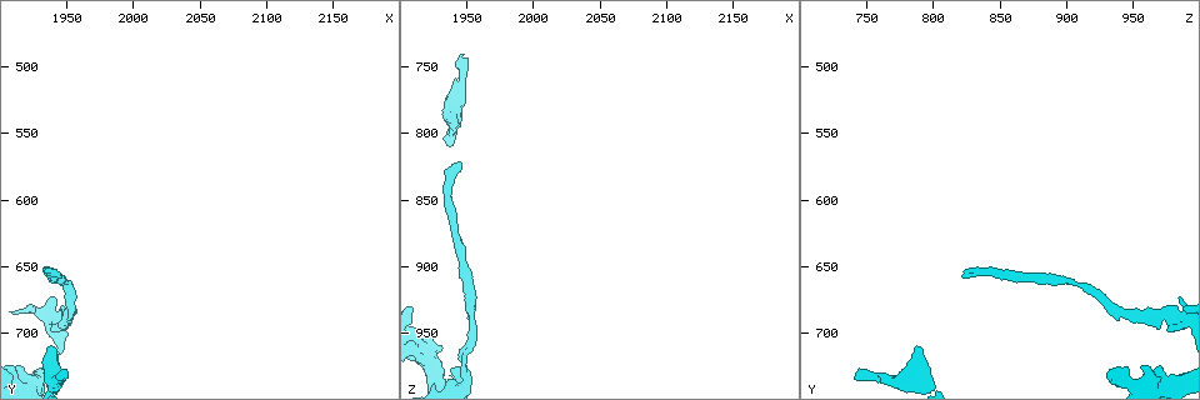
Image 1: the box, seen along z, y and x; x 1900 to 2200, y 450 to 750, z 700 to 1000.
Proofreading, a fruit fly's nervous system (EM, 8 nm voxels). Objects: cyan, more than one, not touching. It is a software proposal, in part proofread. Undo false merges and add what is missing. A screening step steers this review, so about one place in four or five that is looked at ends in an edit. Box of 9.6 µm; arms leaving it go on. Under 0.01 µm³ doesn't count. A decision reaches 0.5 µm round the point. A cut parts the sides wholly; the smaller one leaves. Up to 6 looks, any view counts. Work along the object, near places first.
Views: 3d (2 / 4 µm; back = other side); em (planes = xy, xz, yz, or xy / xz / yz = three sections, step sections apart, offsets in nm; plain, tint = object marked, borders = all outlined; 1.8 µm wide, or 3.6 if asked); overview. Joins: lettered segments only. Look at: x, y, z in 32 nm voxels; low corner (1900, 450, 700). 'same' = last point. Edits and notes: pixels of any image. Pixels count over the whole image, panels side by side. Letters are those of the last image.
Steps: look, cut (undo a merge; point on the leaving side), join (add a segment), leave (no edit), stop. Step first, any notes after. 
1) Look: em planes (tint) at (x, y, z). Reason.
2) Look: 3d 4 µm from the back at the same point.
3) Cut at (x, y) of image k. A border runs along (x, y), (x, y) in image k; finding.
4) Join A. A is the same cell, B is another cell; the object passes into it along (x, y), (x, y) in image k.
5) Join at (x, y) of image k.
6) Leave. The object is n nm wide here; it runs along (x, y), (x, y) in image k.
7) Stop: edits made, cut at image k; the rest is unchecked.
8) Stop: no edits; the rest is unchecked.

Look: 3d 2 µm at (1934, 712, 788). Thick end.

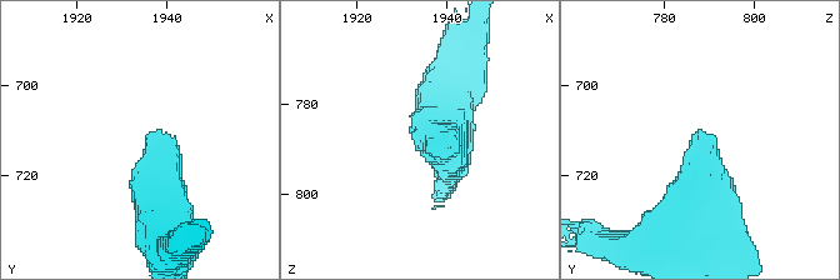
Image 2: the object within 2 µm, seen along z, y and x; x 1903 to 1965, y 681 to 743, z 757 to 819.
Look: em planes (borders) at (1935, 712, 789). Now the EM.

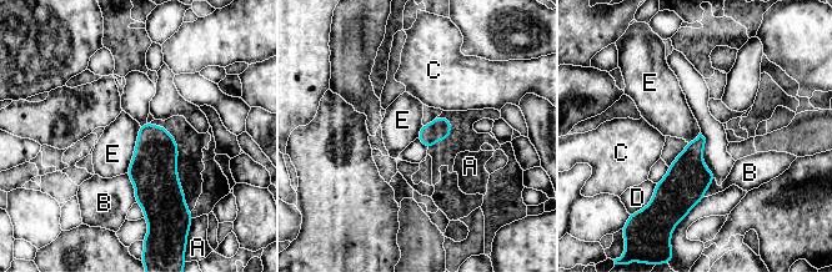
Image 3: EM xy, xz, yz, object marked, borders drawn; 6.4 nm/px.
Leave. A, B, C, D and E are other cells; a border runs along (140, 126), (134, 157), (126, 172) in image 3; none of them fits.

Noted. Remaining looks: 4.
Look: em xy step 4 (borders) at (1946, 732, 740). Free end.

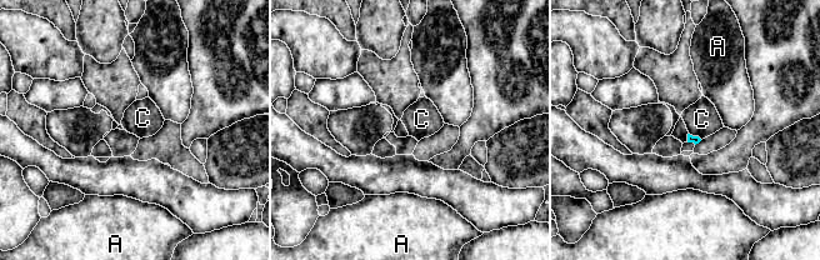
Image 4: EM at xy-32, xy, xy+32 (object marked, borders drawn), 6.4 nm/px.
Look: em planes (borders) at the same point.

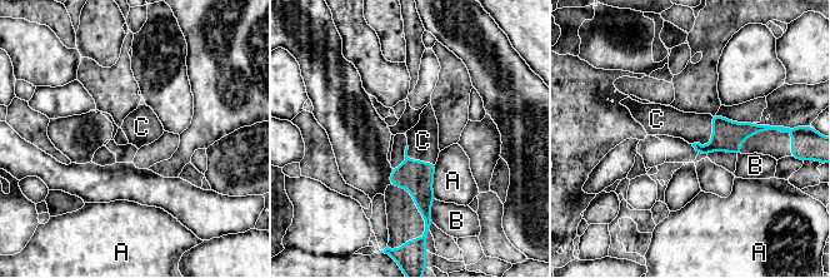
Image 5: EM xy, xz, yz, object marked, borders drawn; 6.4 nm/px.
Join C. The longest contact is with A, 240 nm; C is the same cell, A and B are other cells; the object passes into it along (728, 135), (711, 138), (693, 128) in image 5; it goes on there.

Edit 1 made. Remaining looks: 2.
Stop: edits made, join at image 5; the rest is unchecked.

